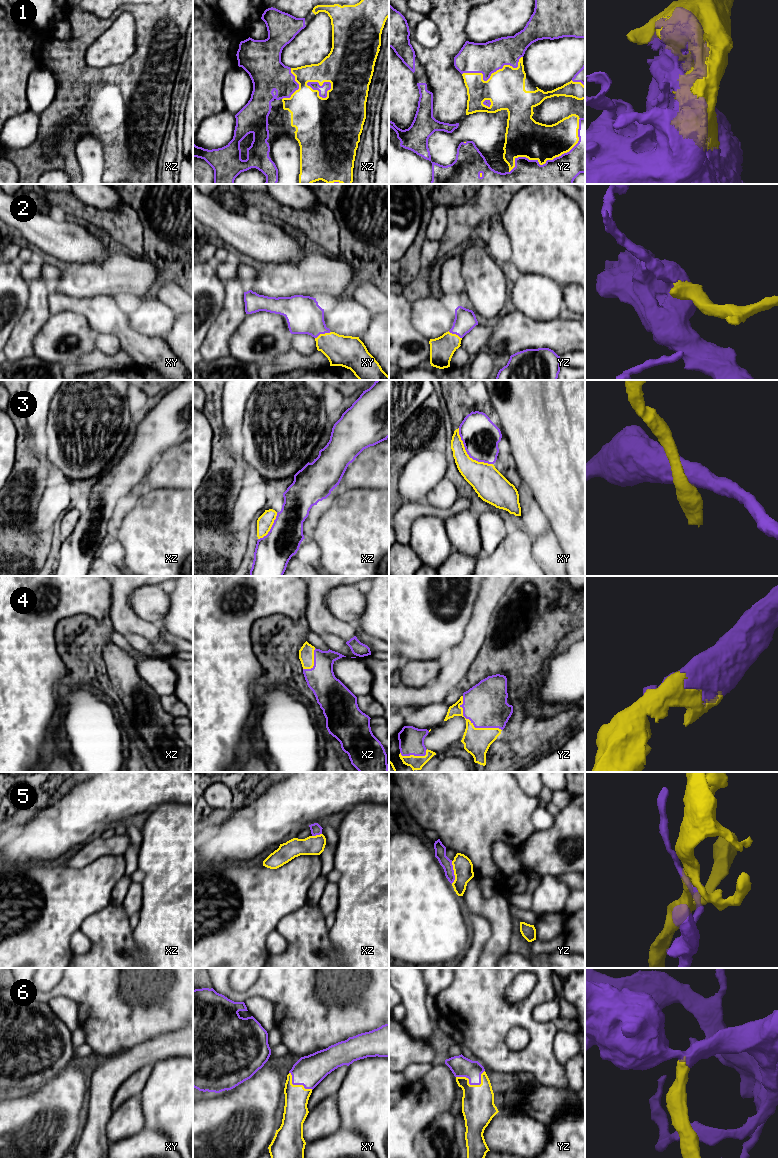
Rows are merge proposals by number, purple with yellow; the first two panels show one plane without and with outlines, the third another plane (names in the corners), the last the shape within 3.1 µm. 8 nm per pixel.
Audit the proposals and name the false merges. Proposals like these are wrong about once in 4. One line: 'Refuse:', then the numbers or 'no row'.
Refuse: 3, 5

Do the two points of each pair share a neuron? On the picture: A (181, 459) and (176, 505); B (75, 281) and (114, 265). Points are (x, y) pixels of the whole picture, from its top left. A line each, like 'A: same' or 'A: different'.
A: different
B: same

